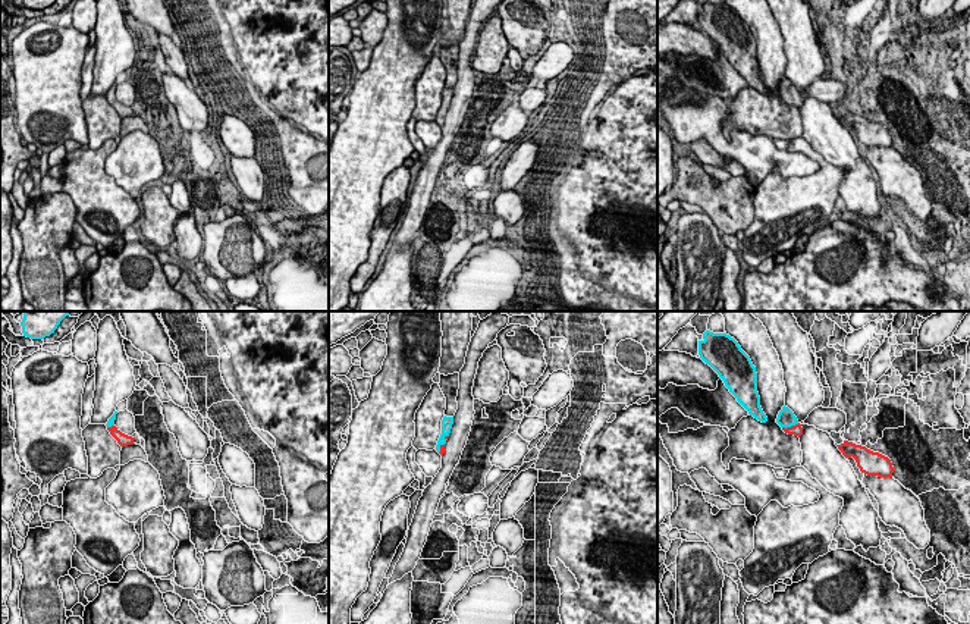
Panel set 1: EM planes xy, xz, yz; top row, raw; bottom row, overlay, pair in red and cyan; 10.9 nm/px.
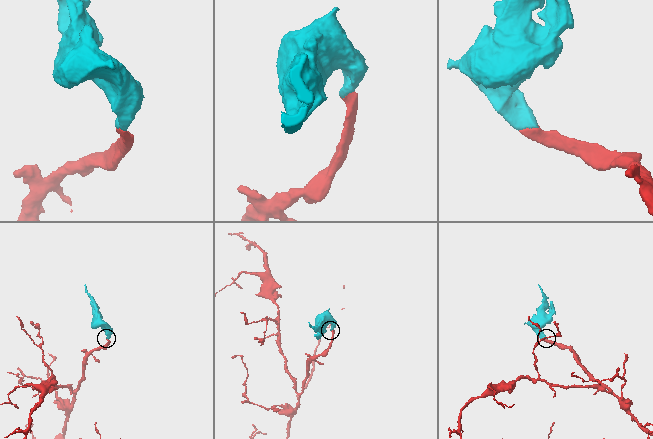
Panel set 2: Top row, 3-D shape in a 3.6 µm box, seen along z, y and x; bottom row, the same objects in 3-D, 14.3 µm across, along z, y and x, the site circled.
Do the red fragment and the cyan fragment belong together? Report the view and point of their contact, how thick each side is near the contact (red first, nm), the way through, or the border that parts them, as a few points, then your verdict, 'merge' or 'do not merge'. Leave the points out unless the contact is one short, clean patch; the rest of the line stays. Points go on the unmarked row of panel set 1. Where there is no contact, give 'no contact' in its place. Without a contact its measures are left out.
contact yz (790, 99); calibres 130 and 190 nm; way yz (797, 102), (790, 99), (785, 90); merge

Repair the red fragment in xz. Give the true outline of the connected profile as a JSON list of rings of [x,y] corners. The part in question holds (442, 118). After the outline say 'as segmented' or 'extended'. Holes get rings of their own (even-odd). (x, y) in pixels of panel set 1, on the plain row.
[[[443,88],[442,91],[442,106],[437,112],[437,116],[436,116],[436,122],[443,126],[445,125],[445,115],[449,109],[449,104],[451,104],[451,100],[452,100],[452,95],[453,95],[453,88]]] | extended

